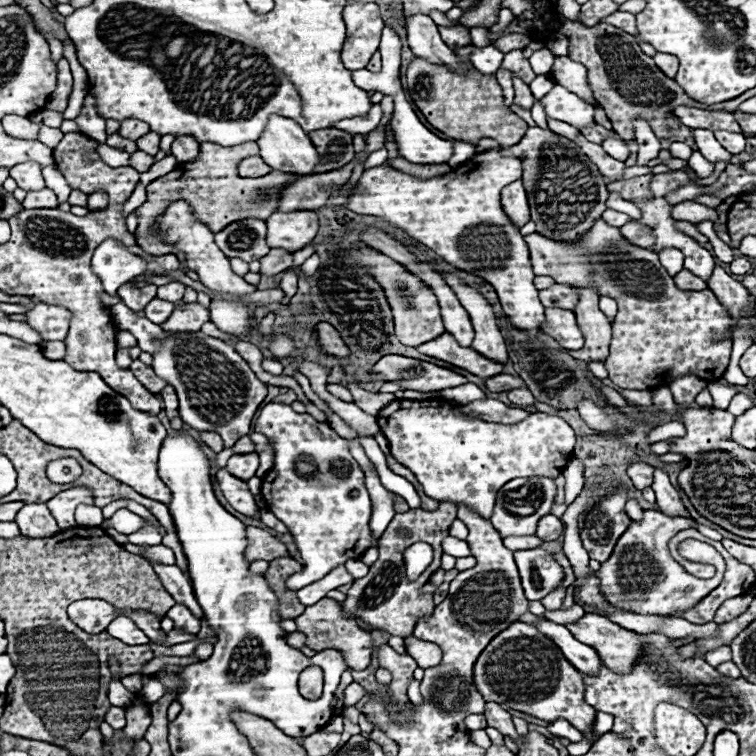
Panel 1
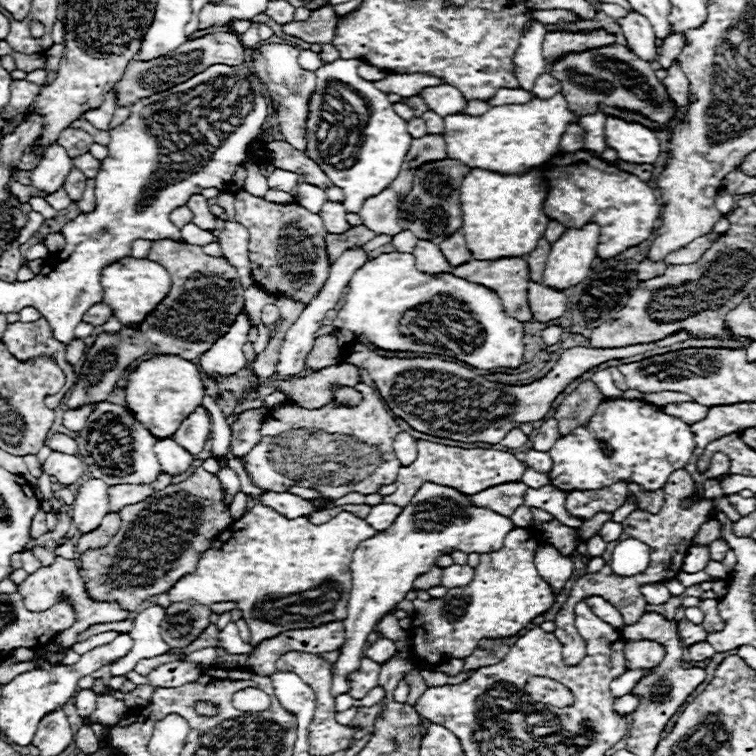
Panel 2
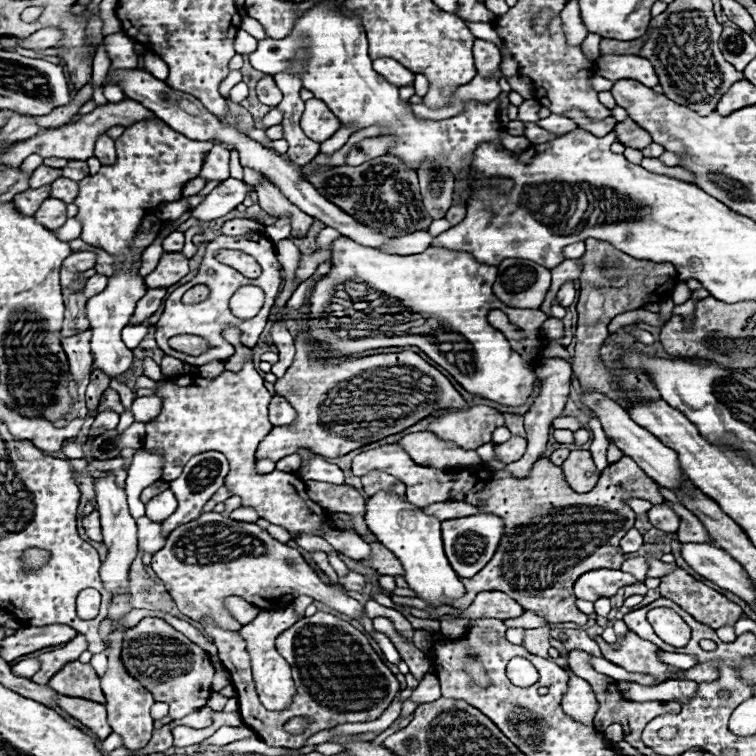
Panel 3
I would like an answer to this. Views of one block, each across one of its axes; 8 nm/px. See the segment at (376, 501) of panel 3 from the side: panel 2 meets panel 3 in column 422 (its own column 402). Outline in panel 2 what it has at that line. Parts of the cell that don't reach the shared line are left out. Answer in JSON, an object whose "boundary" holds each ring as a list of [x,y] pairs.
{"boundary":[[[424,484],[414,496],[412,504],[408,504],[398,520],[382,530],[378,536],[364,540],[352,558],[352,594],[348,600],[348,616],[344,620],[346,640],[338,648],[340,656],[332,664],[332,696],[340,696],[350,692],[348,676],[360,668],[360,656],[366,646],[368,634],[374,626],[396,608],[398,602],[406,598],[412,590],[416,576],[428,572],[438,556],[452,554],[454,550],[472,554],[496,552],[502,548],[502,542],[510,530],[516,526],[508,516],[496,514],[488,508],[472,508],[464,506],[468,496],[454,488],[446,488],[440,484]]]}

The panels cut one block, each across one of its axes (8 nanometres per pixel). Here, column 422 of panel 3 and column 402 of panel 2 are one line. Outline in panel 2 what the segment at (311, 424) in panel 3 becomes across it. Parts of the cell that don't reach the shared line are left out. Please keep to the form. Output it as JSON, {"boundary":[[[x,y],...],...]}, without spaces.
{"boundary":[[[680,330],[672,336],[666,336],[658,342],[650,344],[632,344],[624,348],[568,348],[560,354],[560,360],[556,366],[540,380],[534,380],[532,384],[526,386],[508,386],[500,382],[490,382],[484,376],[474,374],[472,370],[456,364],[456,362],[446,362],[440,358],[382,358],[366,344],[358,342],[354,348],[348,352],[346,362],[354,364],[356,368],[362,368],[368,372],[368,376],[374,380],[376,388],[380,390],[380,396],[386,400],[388,408],[406,420],[414,430],[432,434],[438,438],[450,438],[458,442],[488,442],[488,444],[498,444],[506,432],[512,428],[518,428],[520,424],[526,422],[536,422],[546,416],[550,410],[554,398],[564,392],[564,388],[588,372],[590,368],[608,362],[608,360],[620,360],[620,358],[630,358],[642,352],[648,352],[652,348],[662,348],[670,346],[676,342],[684,342],[688,338],[720,338],[720,340],[738,340],[742,344],[750,344],[754,340],[746,336],[710,336],[710,334],[690,334],[688,330]]]}

